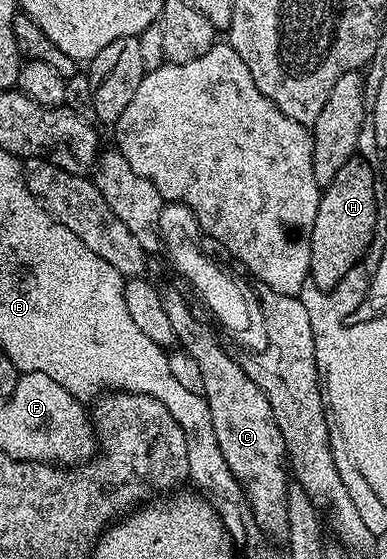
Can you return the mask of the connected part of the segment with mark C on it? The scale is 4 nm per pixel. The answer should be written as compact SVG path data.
M165 288L161 290L161 295L162 306L172 323L177 344L196 359L196 364L200 367L204 377L202 396L205 397L210 412L216 442L219 443L232 475L242 484L250 514L267 538L281 538L288 531L286 492L292 481L288 476L284 439L280 435L280 427L276 427L272 407L268 407L264 391L260 391L260 387L256 387L256 383L252 383L252 379L244 375L240 363L236 363L233 357L226 354L226 349L213 328L207 322L205 325L190 310L185 295L178 289Z

